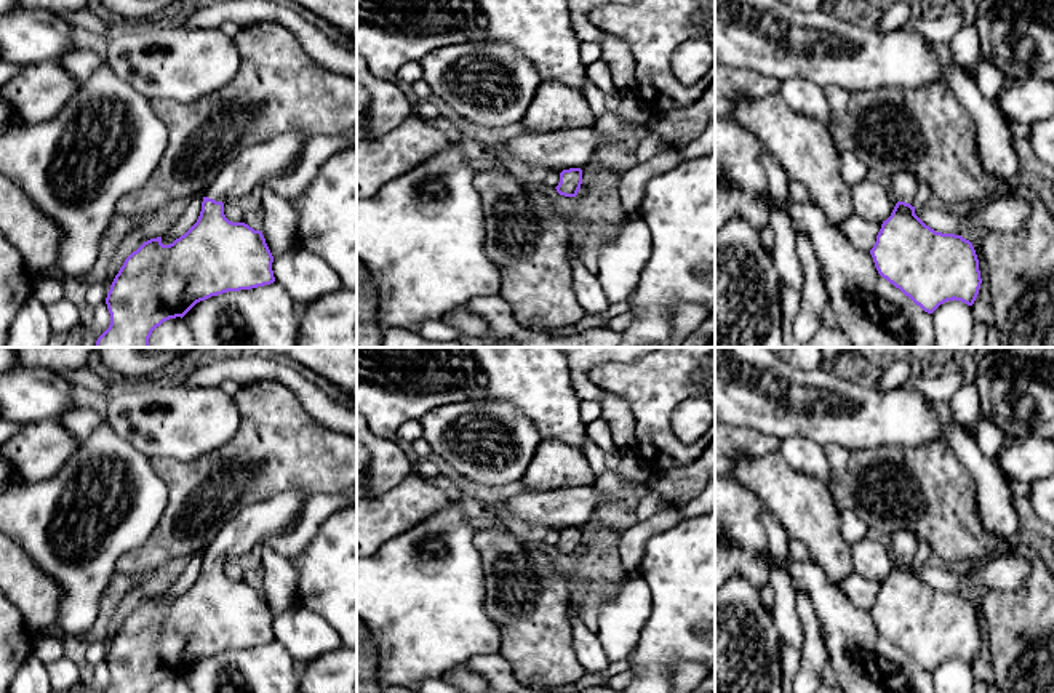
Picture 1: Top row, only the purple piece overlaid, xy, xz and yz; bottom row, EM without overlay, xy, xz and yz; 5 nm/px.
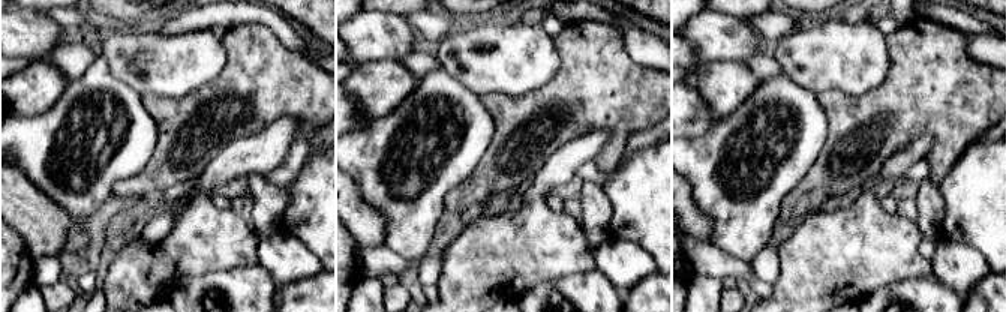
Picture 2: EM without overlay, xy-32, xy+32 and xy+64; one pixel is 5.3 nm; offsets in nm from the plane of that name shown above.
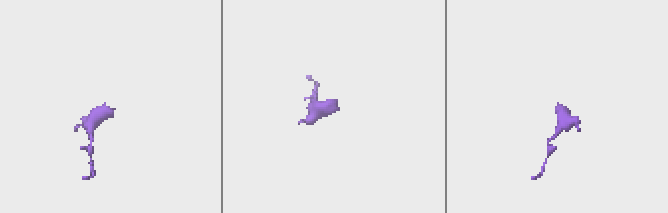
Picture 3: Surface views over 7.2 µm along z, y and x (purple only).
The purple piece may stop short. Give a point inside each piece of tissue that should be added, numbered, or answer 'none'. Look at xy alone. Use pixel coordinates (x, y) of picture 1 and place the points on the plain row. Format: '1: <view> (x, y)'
1: xy (280, 514)

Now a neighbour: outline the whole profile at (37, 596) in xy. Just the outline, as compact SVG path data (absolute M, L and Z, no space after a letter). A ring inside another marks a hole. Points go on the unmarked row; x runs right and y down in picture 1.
M0 531L0 591L21 611L27 626L42 631L58 624L62 591L40 571L26 551Z

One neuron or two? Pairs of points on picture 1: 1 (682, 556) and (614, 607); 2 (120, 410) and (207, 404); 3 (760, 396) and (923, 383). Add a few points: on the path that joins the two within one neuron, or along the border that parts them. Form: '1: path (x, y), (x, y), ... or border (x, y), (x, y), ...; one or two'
1: border (637, 572), (651, 597), (646, 621); two
2: path (141, 415), (186, 415); one
3: border (904, 386), (918, 389), (933, 402); two

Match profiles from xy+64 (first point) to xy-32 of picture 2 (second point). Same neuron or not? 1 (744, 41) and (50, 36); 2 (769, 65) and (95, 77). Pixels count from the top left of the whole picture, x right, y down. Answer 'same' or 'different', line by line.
1: same
2: different

